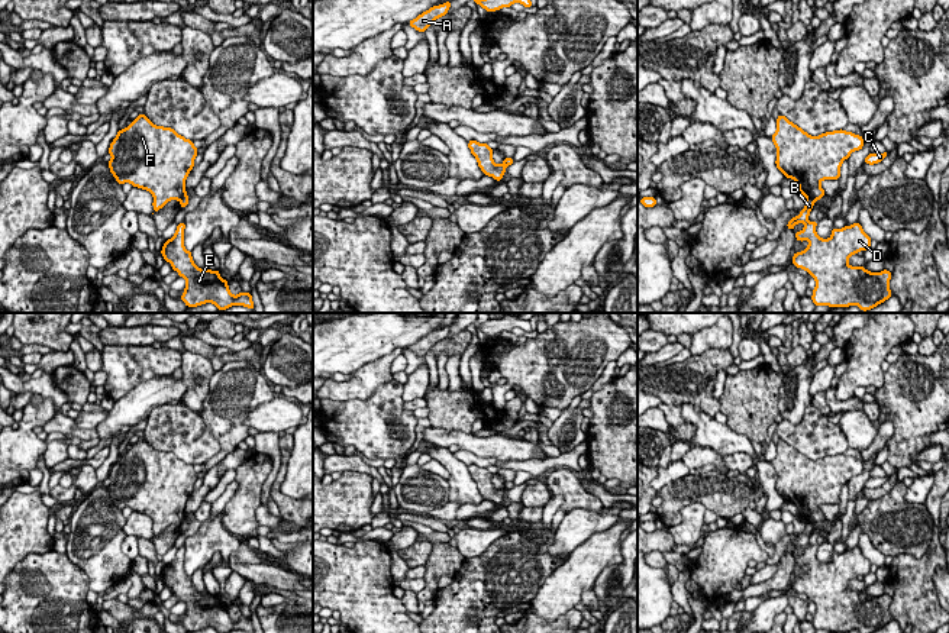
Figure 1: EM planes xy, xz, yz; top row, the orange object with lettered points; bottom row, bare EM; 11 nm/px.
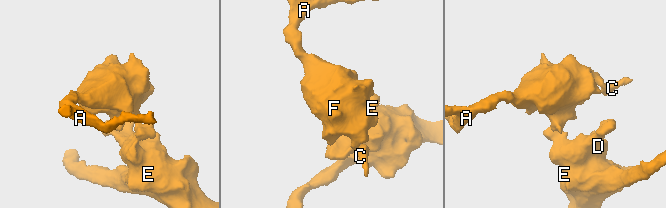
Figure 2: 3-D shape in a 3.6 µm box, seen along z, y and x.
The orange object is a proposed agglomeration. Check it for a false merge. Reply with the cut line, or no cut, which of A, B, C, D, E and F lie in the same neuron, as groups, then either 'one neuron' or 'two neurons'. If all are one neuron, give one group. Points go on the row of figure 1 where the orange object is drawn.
yz (807, 197), (814, 200) | A C F / B D E | two neurons

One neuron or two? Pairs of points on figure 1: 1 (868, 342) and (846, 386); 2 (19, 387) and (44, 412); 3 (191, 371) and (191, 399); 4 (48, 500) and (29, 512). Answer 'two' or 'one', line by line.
1: one
2: two
3: one
4: two

